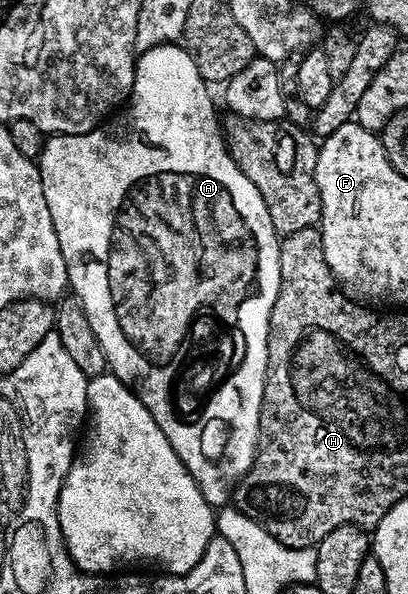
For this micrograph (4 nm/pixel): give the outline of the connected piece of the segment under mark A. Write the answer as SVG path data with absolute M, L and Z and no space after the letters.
M171 43L145 50L137 58L134 89L128 98L130 130L127 133L113 133L107 127L99 127L91 133L80 135L56 133L47 136L36 164L44 183L44 199L48 199L48 211L56 227L56 239L60 239L69 288L73 296L82 300L88 323L92 323L92 331L96 331L96 339L100 339L100 347L104 347L109 372L119 377L142 400L152 419L156 419L160 431L164 431L172 451L176 451L200 487L204 499L212 507L221 507L231 500L239 479L252 467L254 456L258 454L258 424L266 382L270 312L276 303L282 280L279 234L272 227L272 219L260 191L252 179L236 167L232 155L226 150L224 129L206 89L209 89L208 83L200 75L189 49Z

